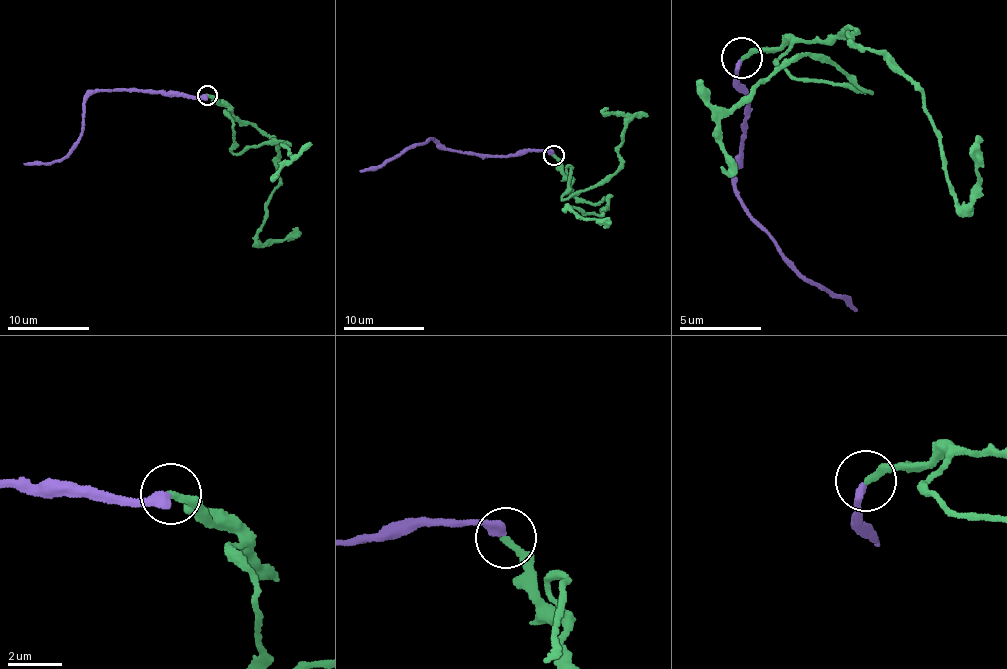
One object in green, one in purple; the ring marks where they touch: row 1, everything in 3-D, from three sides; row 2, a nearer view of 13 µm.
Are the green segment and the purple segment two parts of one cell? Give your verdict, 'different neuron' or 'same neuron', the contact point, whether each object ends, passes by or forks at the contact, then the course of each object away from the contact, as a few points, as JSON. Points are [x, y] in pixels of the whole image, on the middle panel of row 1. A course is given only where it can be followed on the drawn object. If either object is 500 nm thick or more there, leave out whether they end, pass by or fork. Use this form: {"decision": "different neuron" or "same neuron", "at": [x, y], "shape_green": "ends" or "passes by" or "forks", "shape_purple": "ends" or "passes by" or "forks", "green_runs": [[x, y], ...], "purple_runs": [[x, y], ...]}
{"decision": "same neuron", "at": [554, 155], "shape_green": "ends", "shape_purple": "ends", "green_runs": [[553, 155], [579, 198], [595, 204], [607, 198], [601, 214], [568, 207], [581, 217], [610, 223]], "purple_runs": [[553, 155], [544, 150], [468, 155], [448, 150], [432, 137], [381, 166], [359, 170]]}

